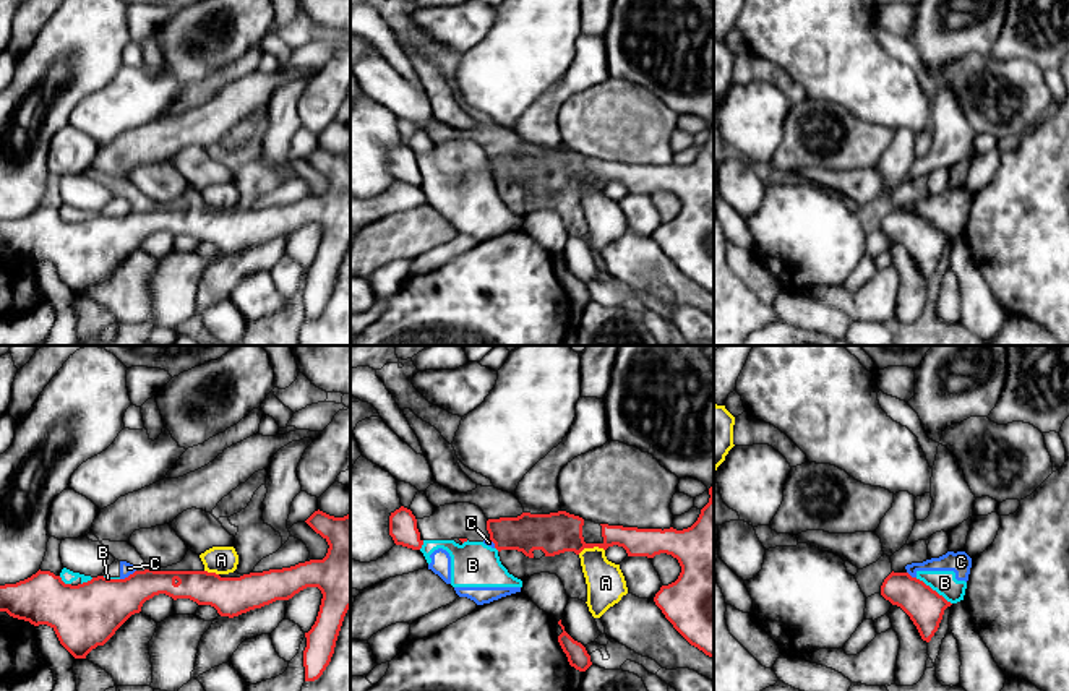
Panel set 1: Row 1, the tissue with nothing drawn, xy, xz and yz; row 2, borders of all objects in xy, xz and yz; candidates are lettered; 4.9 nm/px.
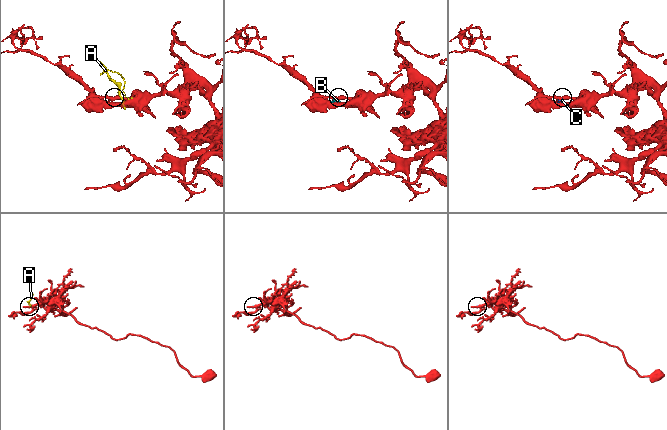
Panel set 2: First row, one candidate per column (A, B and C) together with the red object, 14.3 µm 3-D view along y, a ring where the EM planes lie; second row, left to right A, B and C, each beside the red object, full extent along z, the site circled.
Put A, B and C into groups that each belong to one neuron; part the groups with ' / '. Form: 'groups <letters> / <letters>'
groups A / B C

